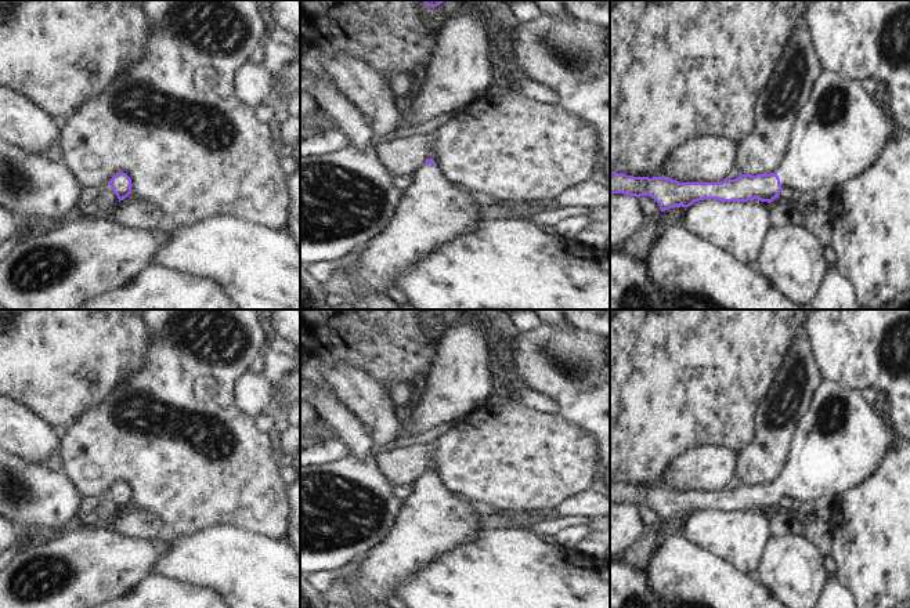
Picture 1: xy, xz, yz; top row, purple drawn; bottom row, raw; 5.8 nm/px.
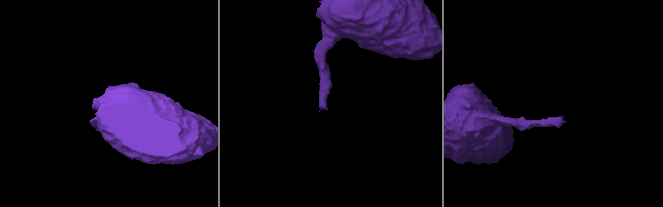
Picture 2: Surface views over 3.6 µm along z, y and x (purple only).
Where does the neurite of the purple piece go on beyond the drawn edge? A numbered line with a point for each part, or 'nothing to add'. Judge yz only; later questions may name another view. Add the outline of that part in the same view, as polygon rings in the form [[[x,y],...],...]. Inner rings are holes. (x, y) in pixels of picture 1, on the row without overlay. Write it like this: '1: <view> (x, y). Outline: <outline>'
1: yz (841, 441). Outline: [[[821,380],[797,424],[786,466],[773,482],[779,485],[781,497],[795,502],[816,502],[824,495],[837,499],[866,481],[898,438],[895,427],[886,427],[885,419],[859,390]]]

